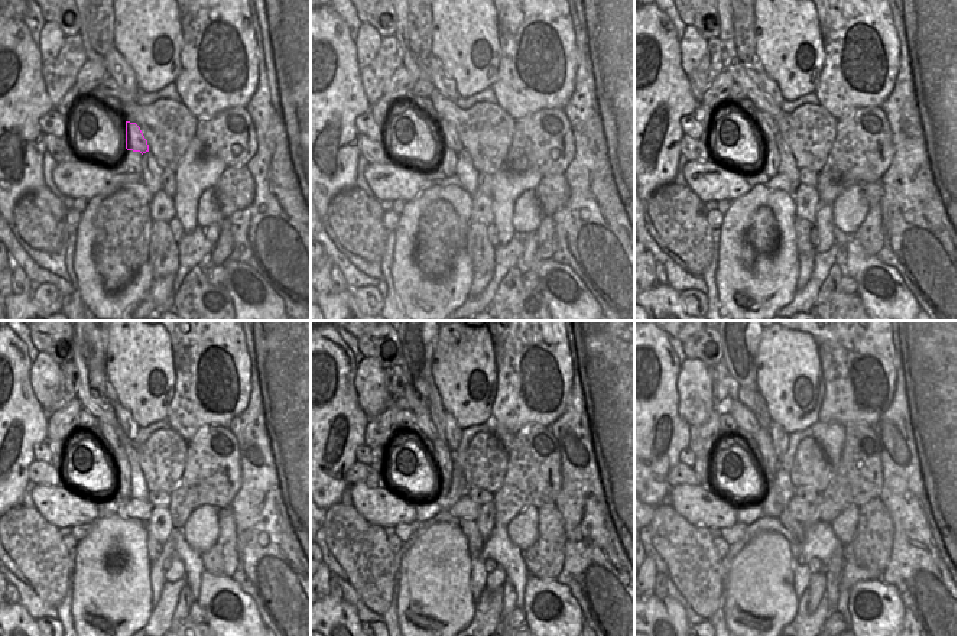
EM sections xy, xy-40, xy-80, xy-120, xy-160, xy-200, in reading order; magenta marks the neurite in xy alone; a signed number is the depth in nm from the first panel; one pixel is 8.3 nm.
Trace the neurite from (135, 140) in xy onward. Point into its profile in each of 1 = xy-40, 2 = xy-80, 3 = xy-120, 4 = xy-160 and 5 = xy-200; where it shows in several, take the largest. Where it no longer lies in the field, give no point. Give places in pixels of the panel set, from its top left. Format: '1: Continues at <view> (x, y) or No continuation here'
1: Continues at xy-40 (448, 132)
2: Continues at xy-80 (767, 127)
3: Continues at xy-120 (106, 432)
4: Continues at xy-160 (424, 425)
5: Continues at xy-200 (746, 421).

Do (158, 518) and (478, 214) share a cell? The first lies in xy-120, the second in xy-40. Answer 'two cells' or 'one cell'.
one cell

